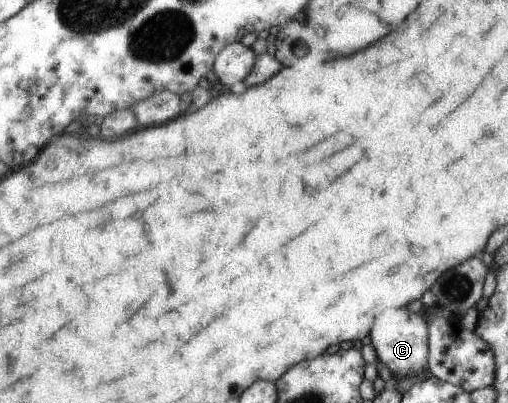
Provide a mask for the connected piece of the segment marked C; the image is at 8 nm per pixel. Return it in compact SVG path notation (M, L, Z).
M401 307L379 315L375 319L370 337L378 359L385 363L393 377L405 379L427 369L429 334L428 323L423 315L409 311L407 307Z

